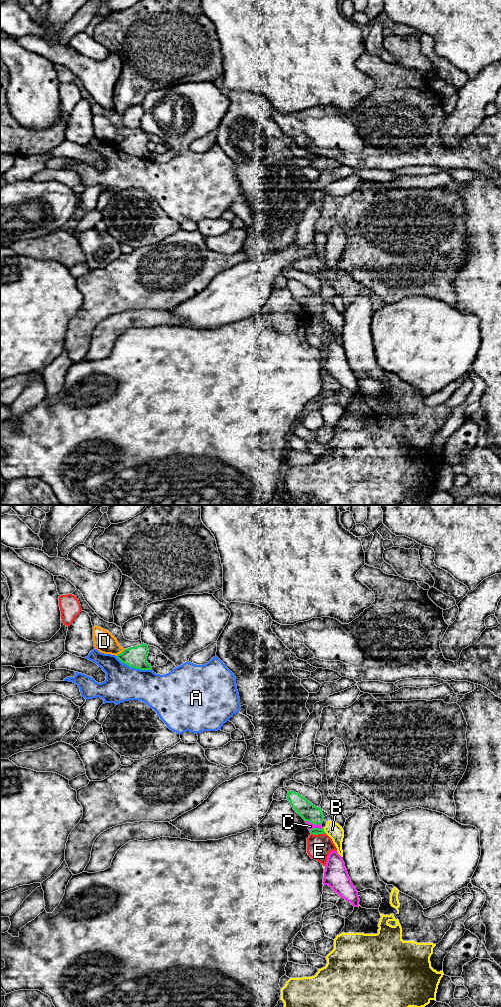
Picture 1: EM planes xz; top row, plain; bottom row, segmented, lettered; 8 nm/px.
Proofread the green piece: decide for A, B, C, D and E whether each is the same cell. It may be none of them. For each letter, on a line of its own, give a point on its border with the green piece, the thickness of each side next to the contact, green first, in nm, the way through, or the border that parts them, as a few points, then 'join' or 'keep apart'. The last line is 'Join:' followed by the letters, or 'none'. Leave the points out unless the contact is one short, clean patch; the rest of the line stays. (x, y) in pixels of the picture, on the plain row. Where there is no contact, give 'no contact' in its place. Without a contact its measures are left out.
A: xz (134, 155) | 180/280 nm | keep apart
B: xz (324, 319) | 60/120 nm | along xz (323, 317), (325, 320) | keep apart
C: xz (313, 311) | 140/50 nm | join
D: xz (120, 141) | 180/170 nm | along xz (125, 137), (116, 143) | keep apart
E: xz (318, 321) | 60/200 nm | keep apart
Join: C

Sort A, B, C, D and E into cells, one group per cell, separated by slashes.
A / B / C / D / E

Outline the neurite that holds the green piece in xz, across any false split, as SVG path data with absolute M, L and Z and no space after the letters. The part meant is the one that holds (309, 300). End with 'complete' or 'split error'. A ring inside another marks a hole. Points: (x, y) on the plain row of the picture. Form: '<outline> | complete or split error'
M288 279L287 288L293 297L305 308L311 322L325 322L322 316L324 304L321 296L314 294L305 285L294 279Z | split error

